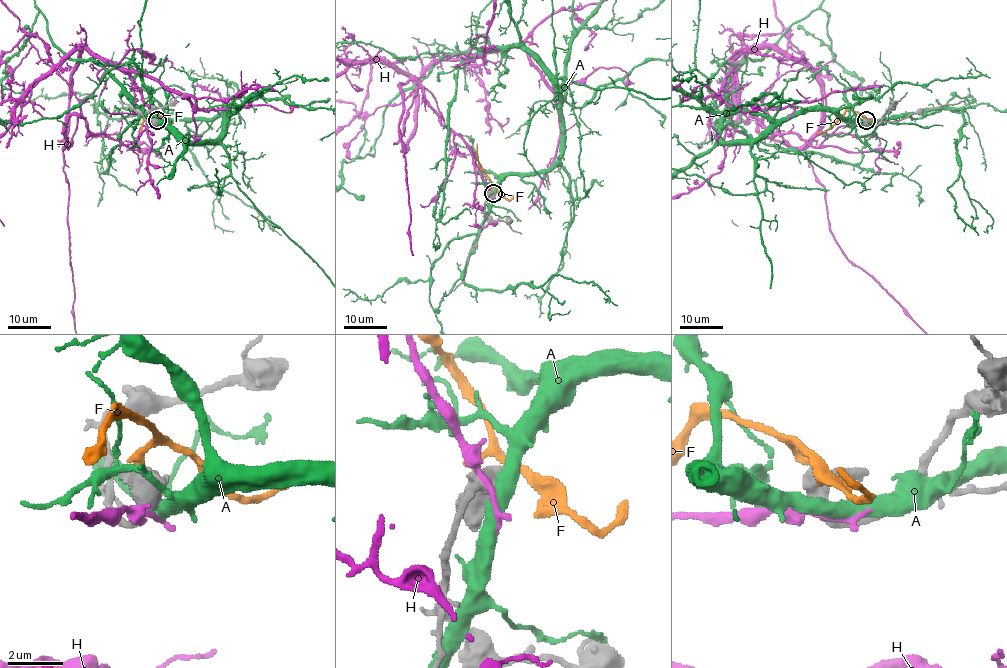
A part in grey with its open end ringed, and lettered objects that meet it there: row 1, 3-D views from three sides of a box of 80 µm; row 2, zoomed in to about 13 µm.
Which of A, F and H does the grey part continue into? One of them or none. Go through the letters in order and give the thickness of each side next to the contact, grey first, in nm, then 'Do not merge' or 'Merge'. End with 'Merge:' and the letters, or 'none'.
A: Thickness 550 nm (grey) against 500 nm. Do not merge
F: Thickness 480 nm (grey) against 240 nm. Do not merge
H: Thickness 480 nm (grey) against 240 nm. Do not merge
Merge: none

